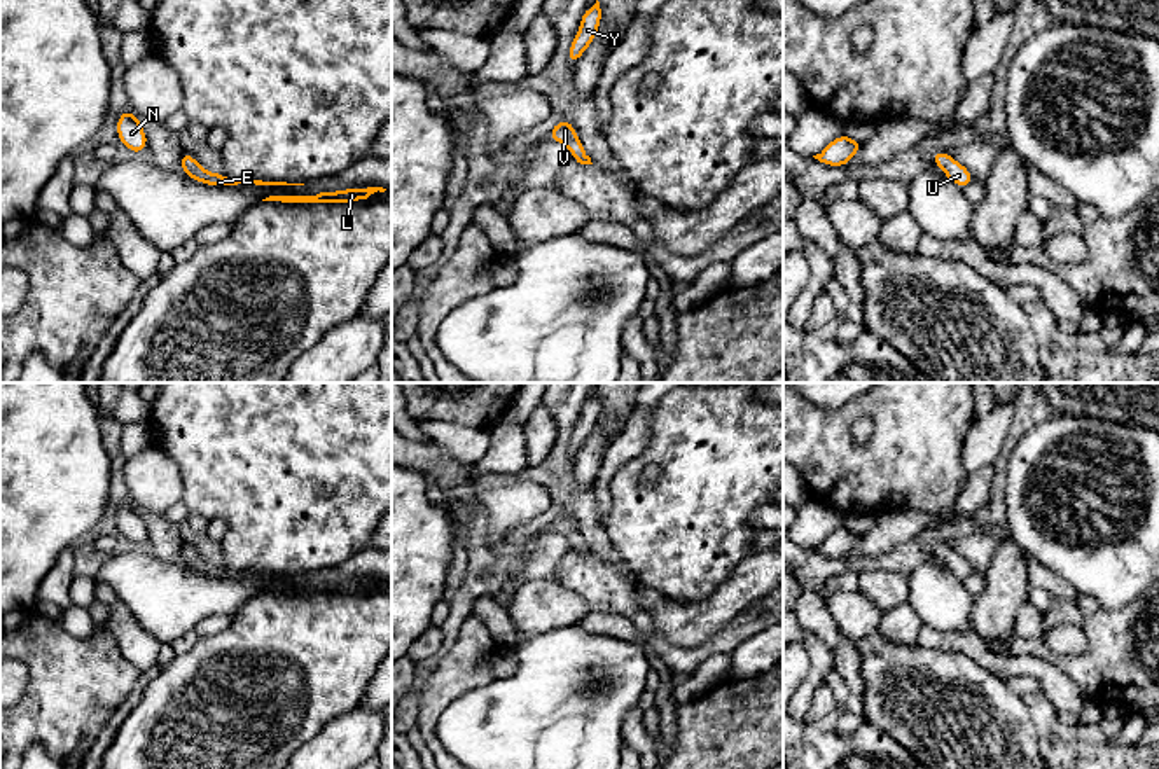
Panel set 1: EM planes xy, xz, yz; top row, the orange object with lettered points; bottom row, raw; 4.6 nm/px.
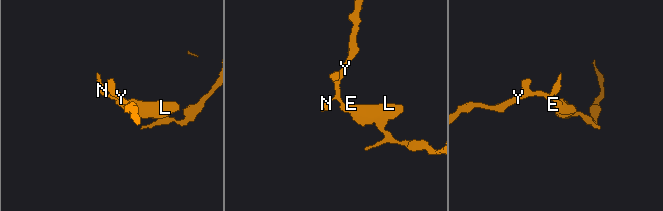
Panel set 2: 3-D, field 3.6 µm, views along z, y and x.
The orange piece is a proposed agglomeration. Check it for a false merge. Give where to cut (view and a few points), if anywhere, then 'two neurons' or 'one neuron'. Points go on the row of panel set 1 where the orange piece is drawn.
no cut | one neuron

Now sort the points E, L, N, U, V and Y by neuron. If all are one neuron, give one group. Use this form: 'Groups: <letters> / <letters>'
Groups: E L N U V Y

